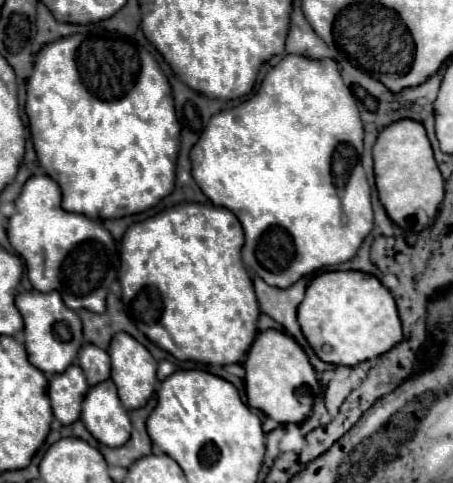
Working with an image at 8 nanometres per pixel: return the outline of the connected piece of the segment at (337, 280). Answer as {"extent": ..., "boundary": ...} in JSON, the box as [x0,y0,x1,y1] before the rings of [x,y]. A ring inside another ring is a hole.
{"extent":[298,270,402,366],"boundary":[[[358,270],[317,274],[298,306],[298,324],[318,358],[330,364],[356,366],[402,342],[400,318],[390,290],[376,276]]]}

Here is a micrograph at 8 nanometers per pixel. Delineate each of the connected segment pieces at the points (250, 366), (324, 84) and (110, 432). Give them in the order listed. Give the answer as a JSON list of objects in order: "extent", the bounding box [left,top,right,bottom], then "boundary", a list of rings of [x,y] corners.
[{"extent":[244,330,320,424],"boundary":[[[278,330],[260,332],[246,356],[244,370],[246,398],[252,408],[262,410],[278,424],[300,424],[308,418],[320,392],[320,382],[304,350],[294,342],[294,338],[290,338],[290,334]]]},{"extent":[190,54,374,288],"boundary":[[[290,54],[290,56],[282,58],[268,72],[268,76],[264,78],[264,82],[262,82],[260,90],[256,92],[256,96],[248,98],[240,106],[234,106],[230,110],[222,110],[216,116],[212,116],[212,120],[206,126],[206,130],[202,132],[198,144],[190,152],[190,158],[192,158],[192,176],[196,180],[196,184],[200,186],[200,190],[212,200],[214,206],[228,208],[240,220],[240,224],[244,228],[244,236],[246,236],[246,242],[244,242],[244,248],[242,248],[242,260],[266,284],[276,286],[276,288],[290,288],[302,276],[312,274],[316,270],[320,270],[322,266],[342,264],[342,262],[350,260],[358,252],[362,240],[370,234],[370,230],[374,226],[374,218],[372,218],[372,204],[370,204],[370,186],[368,186],[364,168],[360,164],[362,136],[364,136],[364,128],[362,128],[362,120],[360,120],[356,98],[352,96],[350,88],[342,82],[342,76],[338,72],[336,62],[328,60],[328,58],[324,58],[324,60],[312,60],[312,58]]]},{"extent":[80,380,130,448],"boundary":[[[112,380],[100,382],[88,390],[80,418],[88,432],[104,446],[118,448],[130,438],[130,416],[116,394]]]}]

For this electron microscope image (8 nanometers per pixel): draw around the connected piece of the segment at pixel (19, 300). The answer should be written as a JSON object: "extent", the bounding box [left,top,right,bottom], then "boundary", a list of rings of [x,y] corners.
{"extent":[16,290,82,374],"boundary":[[[30,290],[16,296],[16,306],[24,318],[26,352],[30,362],[44,374],[60,374],[62,370],[66,370],[66,366],[74,364],[82,346],[82,322],[74,310],[64,306],[60,294]]]}

